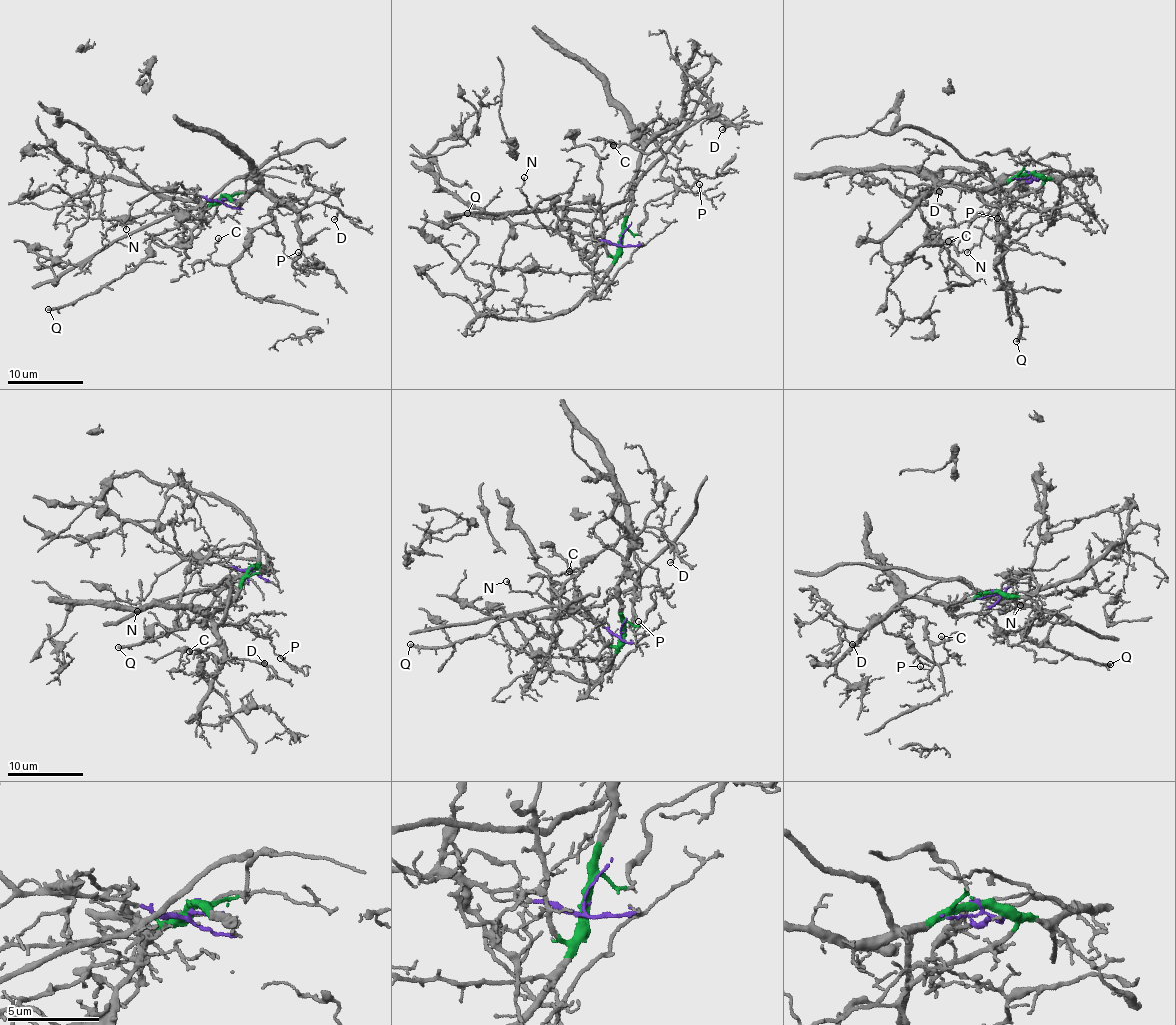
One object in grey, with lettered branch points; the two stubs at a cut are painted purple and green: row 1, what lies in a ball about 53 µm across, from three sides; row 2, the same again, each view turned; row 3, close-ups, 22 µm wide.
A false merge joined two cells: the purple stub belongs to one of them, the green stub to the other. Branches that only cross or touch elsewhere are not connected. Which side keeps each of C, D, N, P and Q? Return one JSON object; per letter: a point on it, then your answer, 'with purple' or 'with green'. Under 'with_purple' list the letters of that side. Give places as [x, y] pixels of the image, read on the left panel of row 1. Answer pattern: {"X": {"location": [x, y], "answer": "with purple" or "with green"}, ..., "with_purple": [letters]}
{"C": {"location": [218, 238], "answer": "with green"}, "D": {"location": [334, 219], "answer": "with green"}, "N": {"location": [126, 229], "answer": "with purple"}, "P": {"location": [298, 252], "answer": "with green"}, "Q": {"location": [48, 309], "answer": "with purple"}, "with_purple": ["N", "Q"]}

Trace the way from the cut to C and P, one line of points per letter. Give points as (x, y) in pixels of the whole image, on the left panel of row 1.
C: (225, 195), (240, 201), (254, 189), (278, 203), (271, 219), (227, 265), (209, 260), (219, 237)
P: (225, 195), (236, 201), (251, 190), (267, 192), (277, 206), (268, 209), (283, 251), (294, 258), (297, 252)

